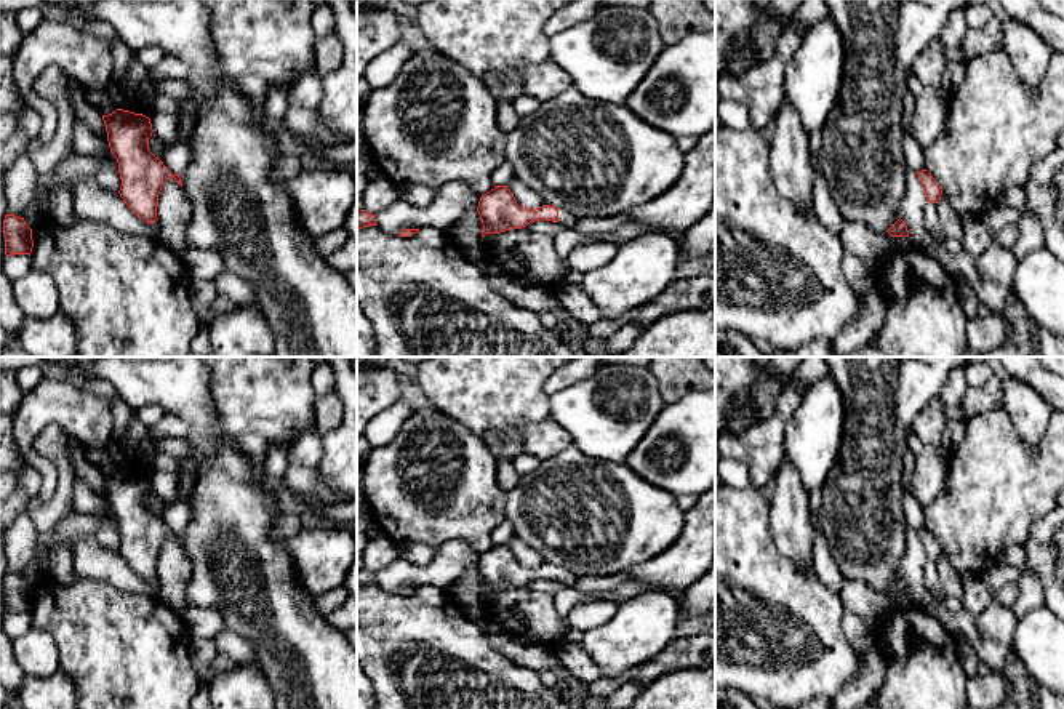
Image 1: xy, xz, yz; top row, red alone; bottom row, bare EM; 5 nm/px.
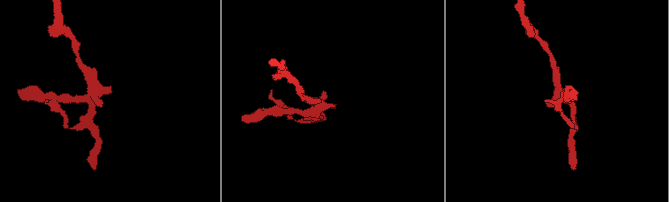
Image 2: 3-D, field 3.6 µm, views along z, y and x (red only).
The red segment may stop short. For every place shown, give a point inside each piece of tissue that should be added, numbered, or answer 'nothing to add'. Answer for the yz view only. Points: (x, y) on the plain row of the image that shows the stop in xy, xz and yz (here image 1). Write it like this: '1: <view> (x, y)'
1: yz (914, 511)

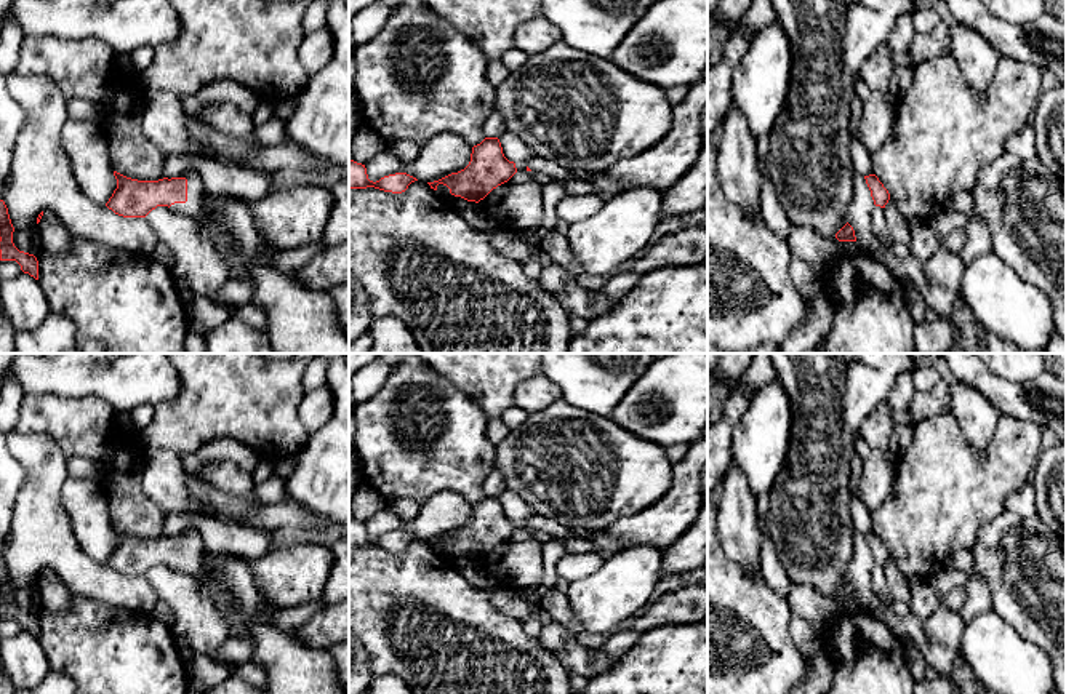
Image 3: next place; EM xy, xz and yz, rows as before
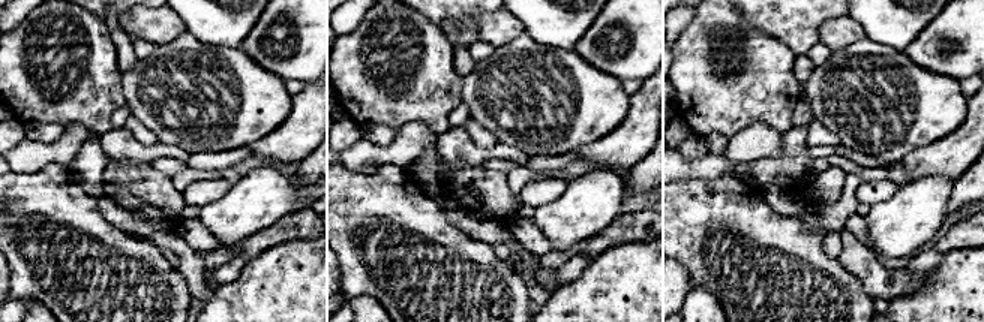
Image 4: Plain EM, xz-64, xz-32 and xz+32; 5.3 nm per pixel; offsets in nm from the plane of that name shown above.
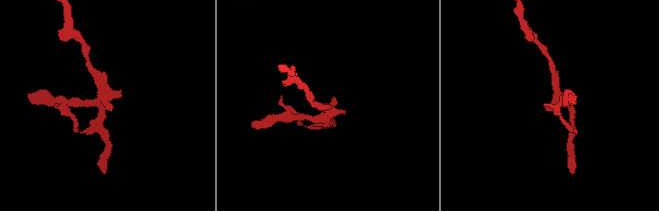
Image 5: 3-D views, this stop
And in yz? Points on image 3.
1: yz (861, 515)

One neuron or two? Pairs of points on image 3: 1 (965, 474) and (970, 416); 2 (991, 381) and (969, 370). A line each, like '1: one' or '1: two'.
1: two
2: one

